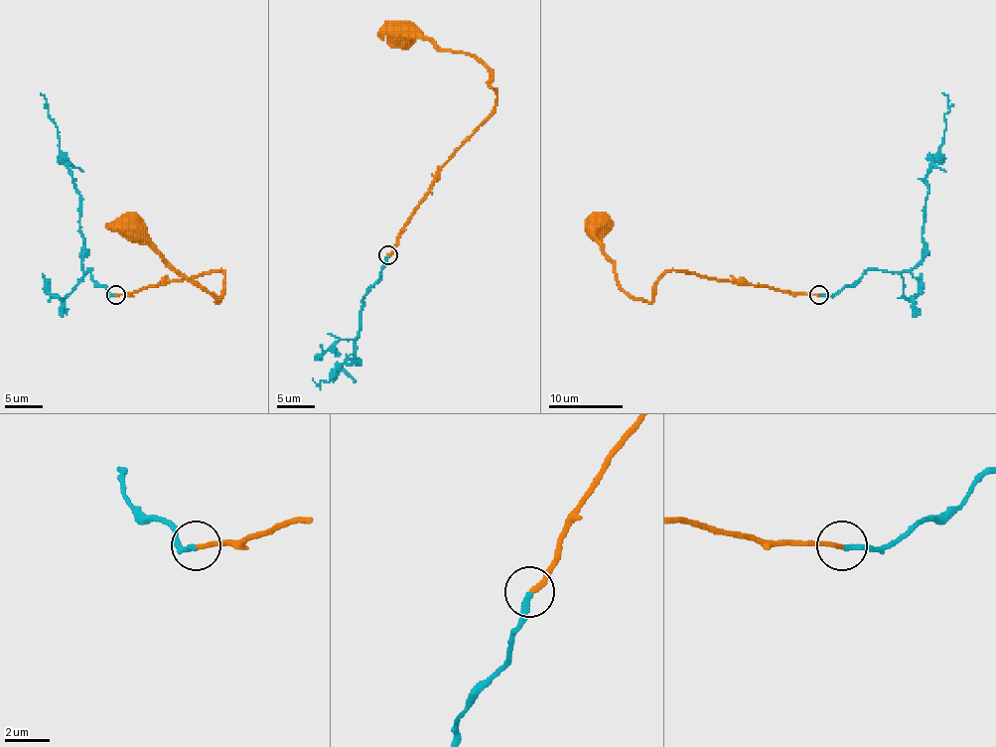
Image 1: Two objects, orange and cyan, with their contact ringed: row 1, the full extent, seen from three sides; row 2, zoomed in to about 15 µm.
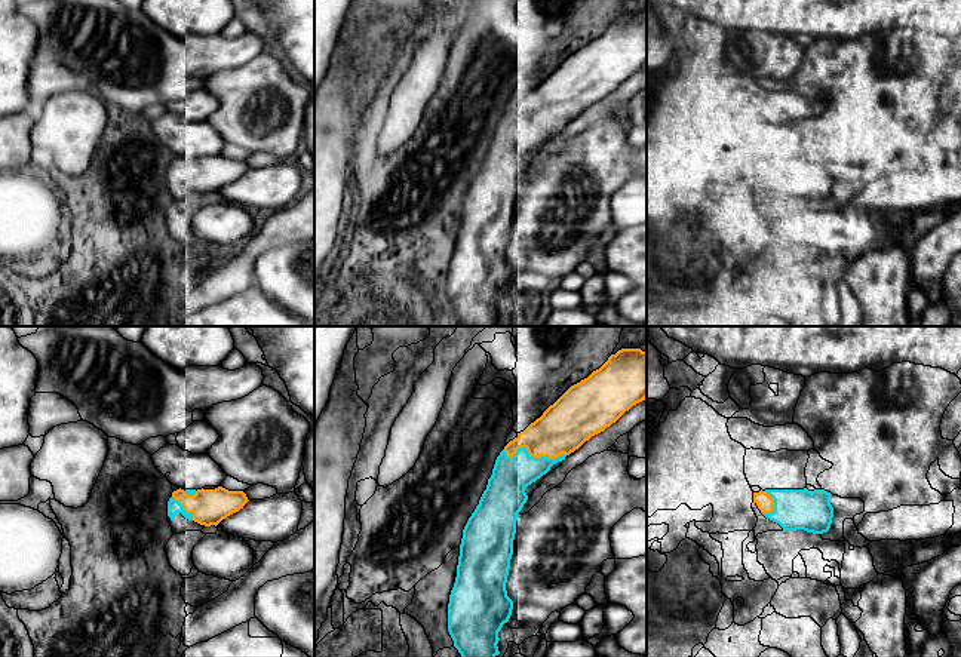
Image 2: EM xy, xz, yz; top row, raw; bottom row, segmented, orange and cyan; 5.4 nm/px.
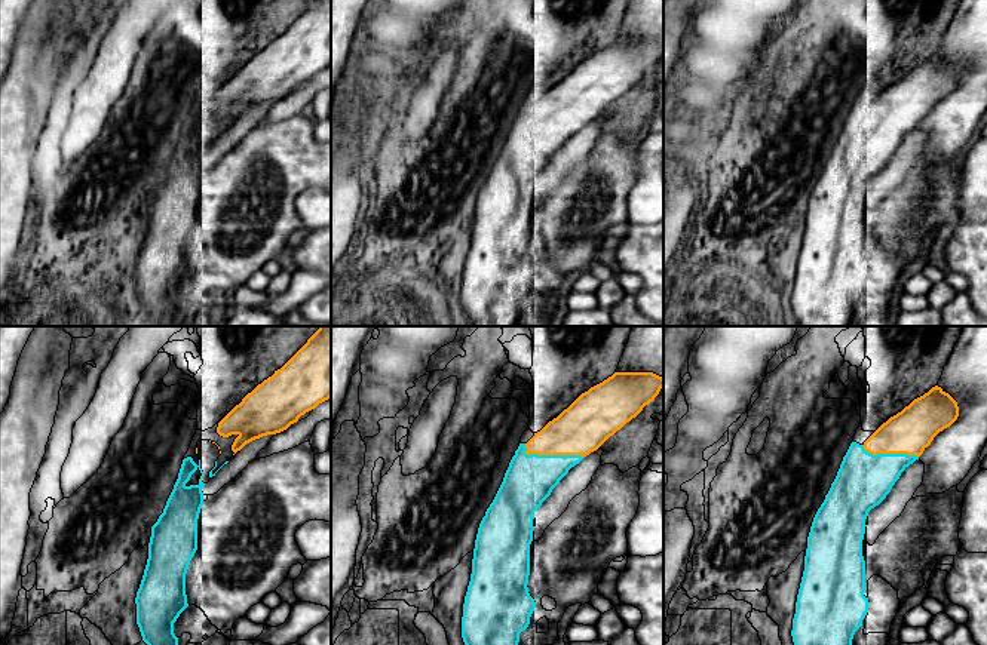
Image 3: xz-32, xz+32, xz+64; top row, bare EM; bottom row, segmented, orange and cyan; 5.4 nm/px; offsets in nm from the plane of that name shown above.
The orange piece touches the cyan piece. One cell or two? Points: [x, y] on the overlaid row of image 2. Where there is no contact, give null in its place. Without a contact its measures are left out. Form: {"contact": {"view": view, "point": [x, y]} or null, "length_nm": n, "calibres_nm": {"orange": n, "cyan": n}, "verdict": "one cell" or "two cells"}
{"contact": {"view": "xz", "point": [534, 457]}, "length_nm": 340, "calibres_nm": {"orange": 280, "cyan": 220}, "verdict": "two cells"}

